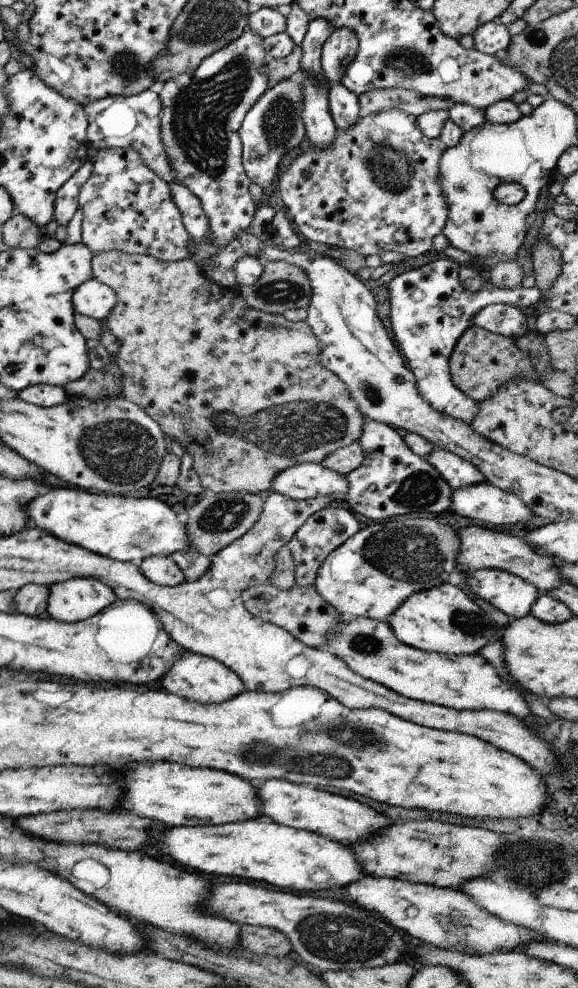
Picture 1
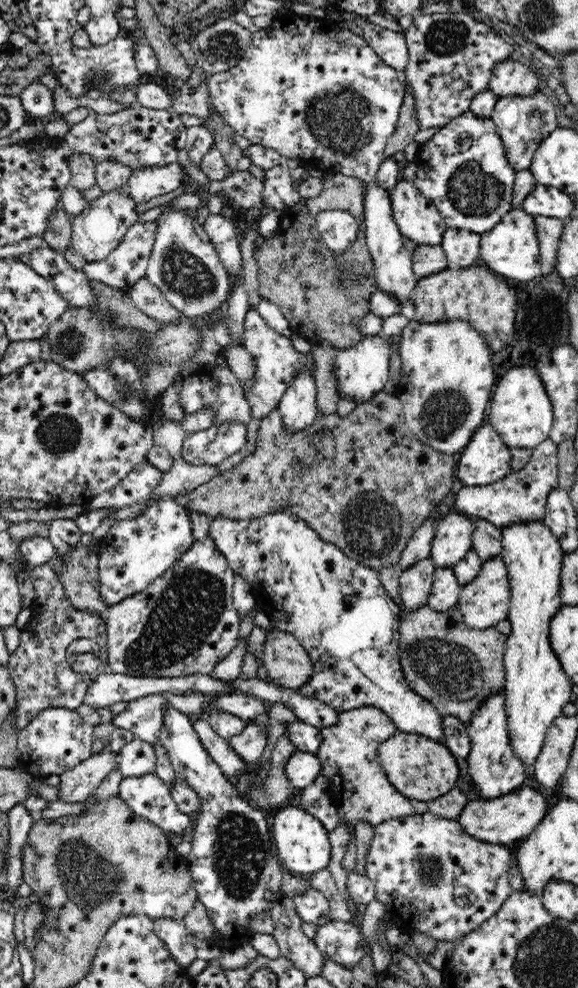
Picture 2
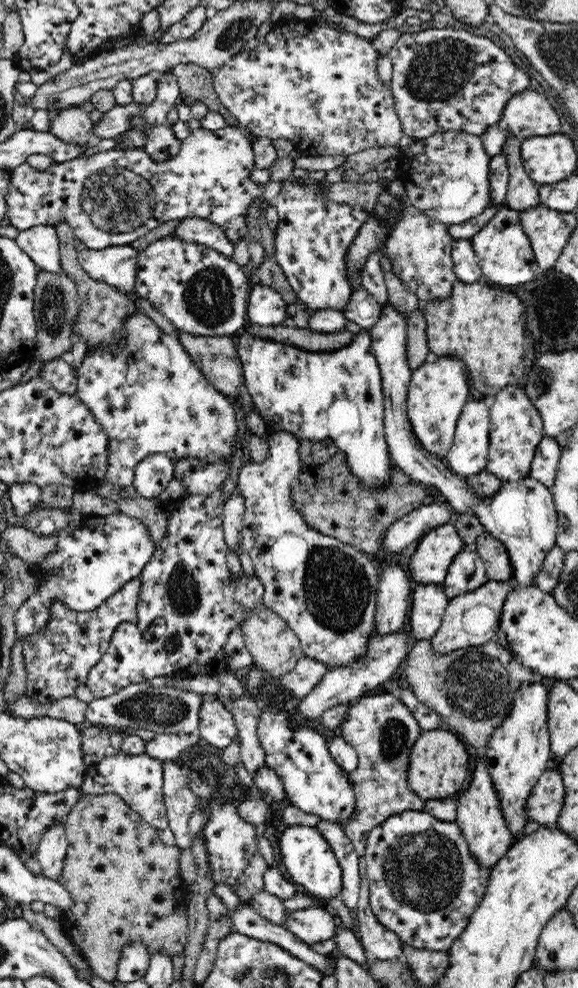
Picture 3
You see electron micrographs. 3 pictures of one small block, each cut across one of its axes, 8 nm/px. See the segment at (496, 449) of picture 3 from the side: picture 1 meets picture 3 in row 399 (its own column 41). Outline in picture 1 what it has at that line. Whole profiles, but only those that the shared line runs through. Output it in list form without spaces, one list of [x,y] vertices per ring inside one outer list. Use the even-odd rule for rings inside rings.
[[[52,483],[47,493],[33,497],[25,504],[25,514],[30,526],[47,532],[67,544],[85,548],[89,552],[118,561],[139,562],[149,556],[165,555],[189,549],[189,538],[185,534],[185,521],[163,502],[154,497],[134,498],[121,495],[93,493],[62,484]]]

